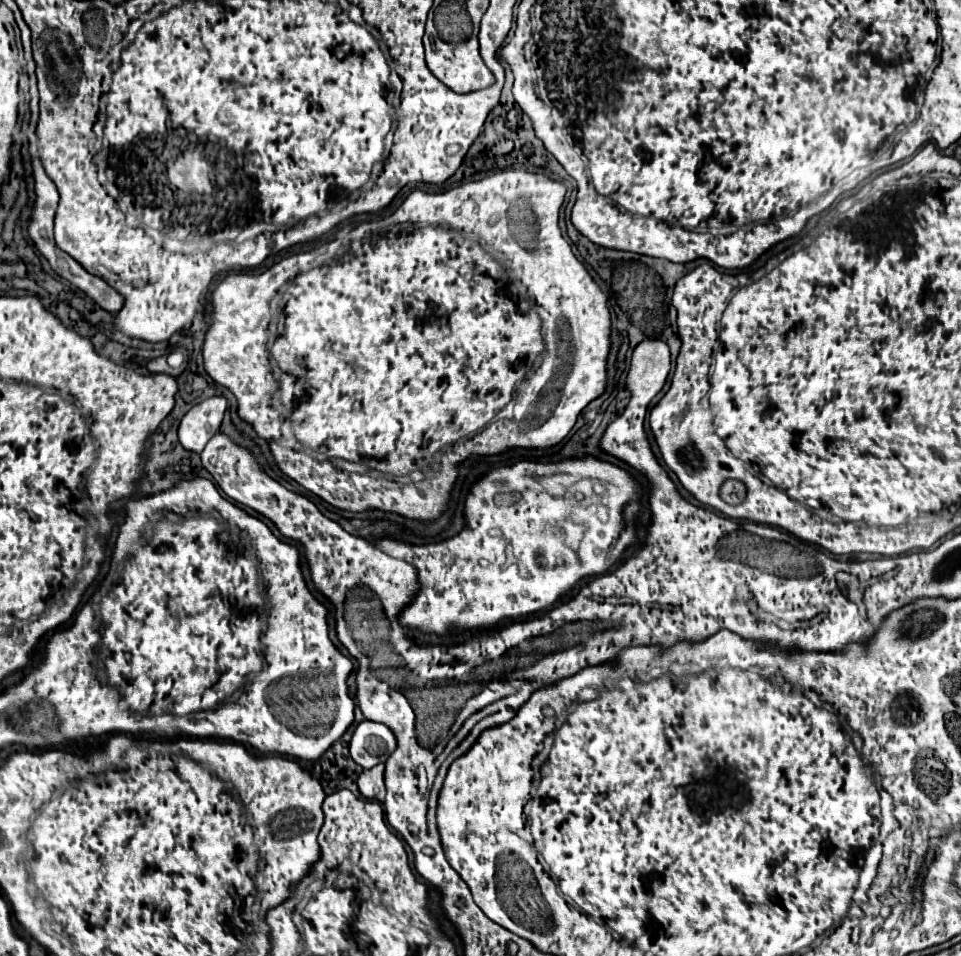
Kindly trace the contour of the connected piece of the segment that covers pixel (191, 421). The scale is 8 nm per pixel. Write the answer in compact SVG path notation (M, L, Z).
M222 396L208 398L190 408L178 426L180 444L190 452L200 454L208 440L218 432L226 408L228 402Z

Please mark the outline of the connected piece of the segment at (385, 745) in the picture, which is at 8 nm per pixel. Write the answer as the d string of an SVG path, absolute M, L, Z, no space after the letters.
M360 722L348 744L350 756L362 768L374 768L394 752L396 738L394 734L378 722Z

